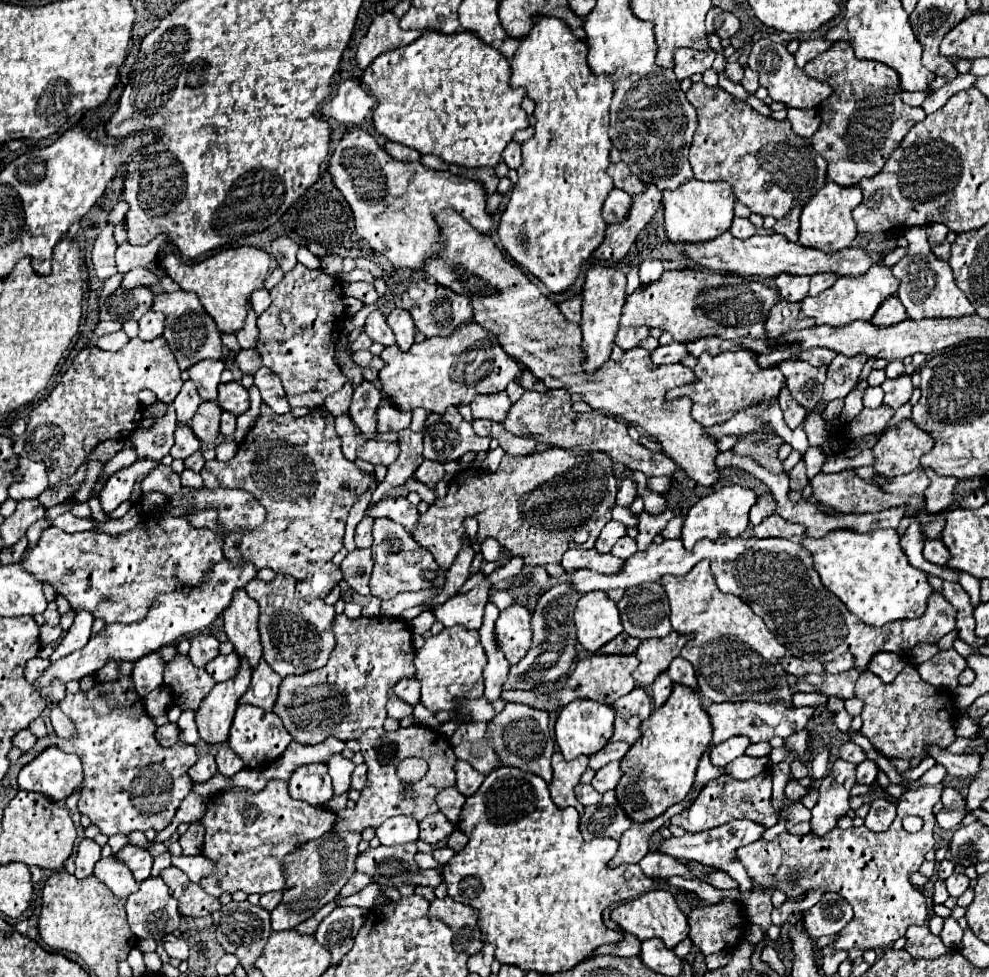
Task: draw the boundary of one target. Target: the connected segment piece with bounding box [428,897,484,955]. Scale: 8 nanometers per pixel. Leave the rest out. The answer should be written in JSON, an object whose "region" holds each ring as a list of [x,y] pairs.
{"region":[[[452,897],[444,899],[434,899],[430,903],[430,917],[440,917],[446,925],[450,925],[456,933],[454,939],[454,949],[458,953],[468,953],[474,955],[482,951],[484,943],[480,941],[480,929],[476,925],[478,921],[478,911],[472,907],[466,907]]]}

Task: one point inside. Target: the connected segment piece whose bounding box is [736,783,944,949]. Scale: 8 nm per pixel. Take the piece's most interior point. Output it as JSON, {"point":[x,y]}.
{"point":[870,870]}

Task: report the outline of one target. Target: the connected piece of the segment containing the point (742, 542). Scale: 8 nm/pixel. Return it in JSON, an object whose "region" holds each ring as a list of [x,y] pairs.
{"region":[[[680,539],[662,541],[660,545],[652,543],[646,551],[634,553],[626,559],[624,569],[618,575],[598,575],[588,569],[580,569],[576,573],[566,573],[566,579],[572,581],[578,593],[588,591],[610,591],[616,587],[628,589],[646,581],[658,581],[664,575],[686,575],[698,561],[710,559],[712,575],[718,585],[722,585],[722,593],[730,593],[740,597],[744,603],[752,607],[752,611],[762,617],[768,629],[788,647],[794,657],[804,661],[830,661],[846,651],[850,651],[856,659],[856,669],[862,673],[868,669],[870,659],[876,653],[910,653],[918,643],[938,643],[946,633],[956,627],[956,609],[940,595],[934,593],[930,597],[928,609],[918,619],[902,619],[886,623],[884,627],[868,627],[856,615],[852,615],[846,605],[830,593],[816,569],[812,567],[810,553],[802,549],[800,543],[788,539],[728,539],[720,541],[702,539],[694,545],[692,551],[686,551]]]}

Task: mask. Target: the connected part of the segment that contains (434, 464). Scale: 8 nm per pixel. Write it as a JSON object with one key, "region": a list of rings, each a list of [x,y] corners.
{"region":[[[424,459],[424,463],[416,469],[414,477],[416,477],[416,481],[420,481],[420,483],[434,485],[434,483],[438,483],[438,481],[444,477],[444,467],[442,467],[442,463],[438,463],[438,461]]]}

